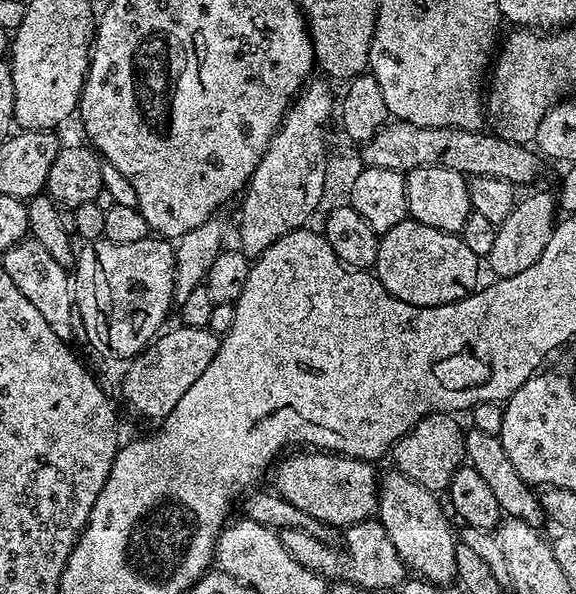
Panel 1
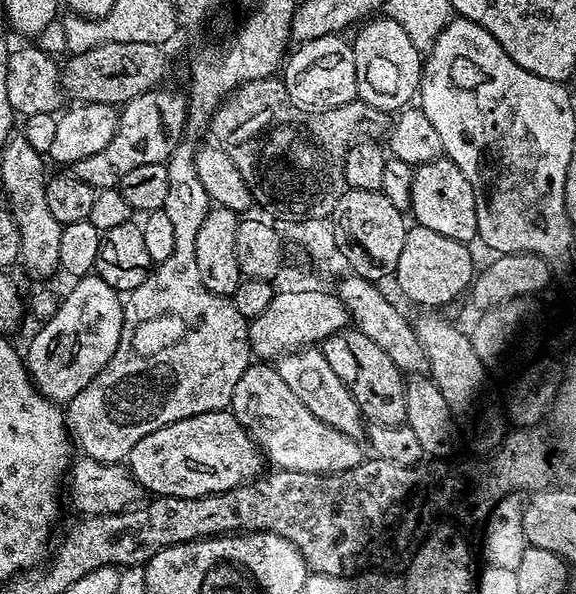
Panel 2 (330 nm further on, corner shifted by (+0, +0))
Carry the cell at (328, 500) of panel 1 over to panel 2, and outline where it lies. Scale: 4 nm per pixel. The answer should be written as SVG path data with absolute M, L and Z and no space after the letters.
M225 410L194 414L146 434L128 451L126 467L145 493L189 500L247 484L265 471L266 460L252 435Z

